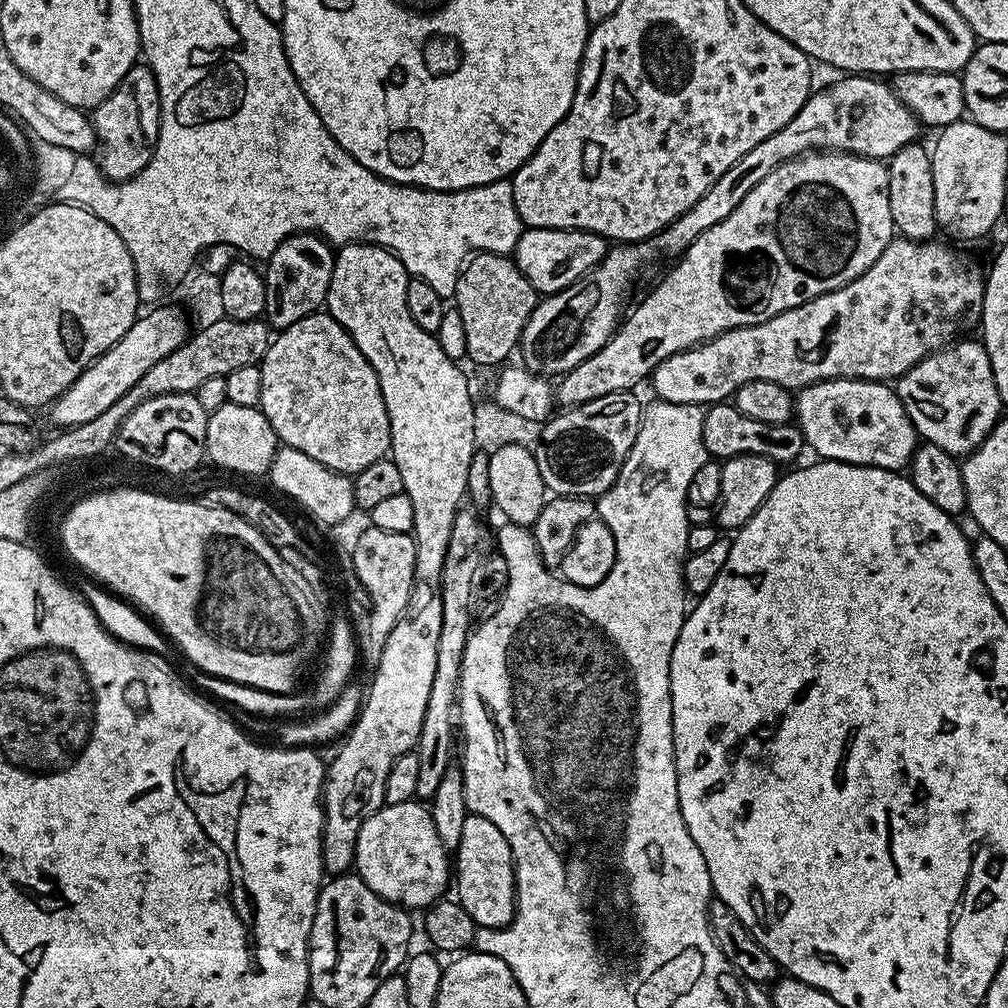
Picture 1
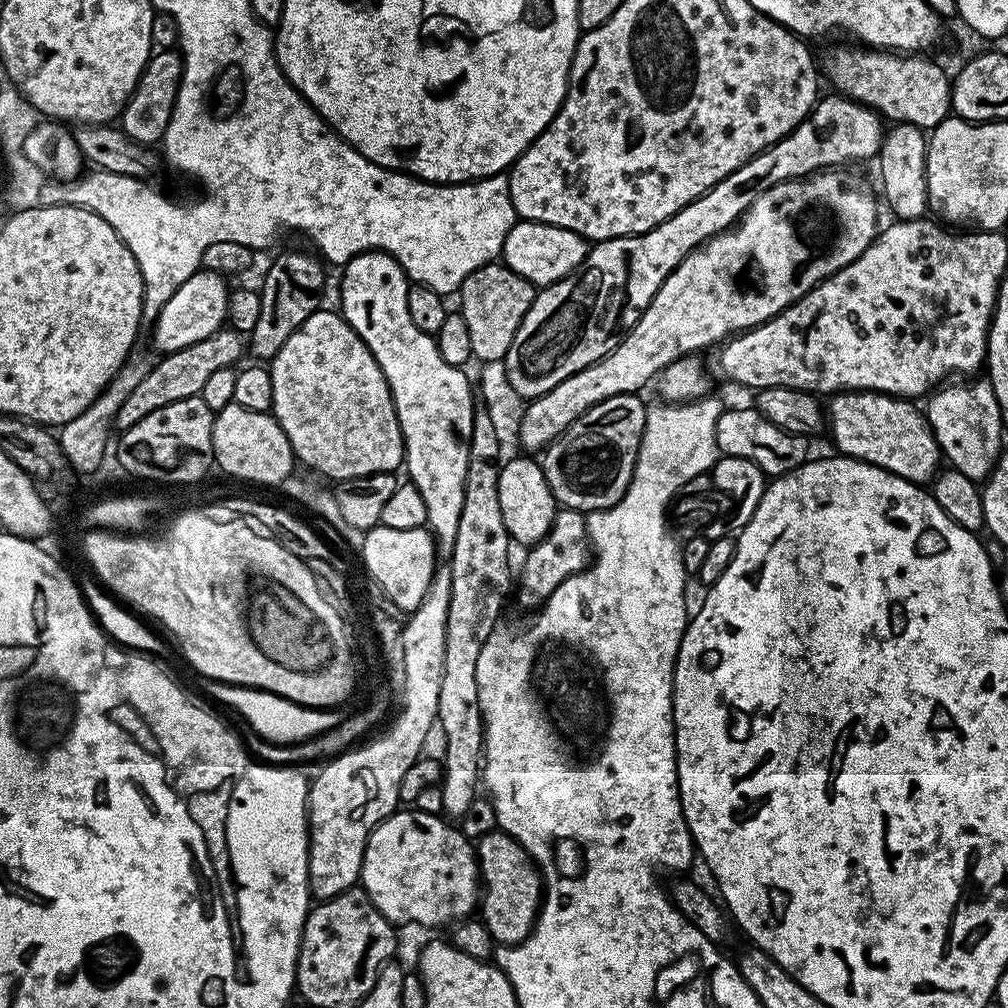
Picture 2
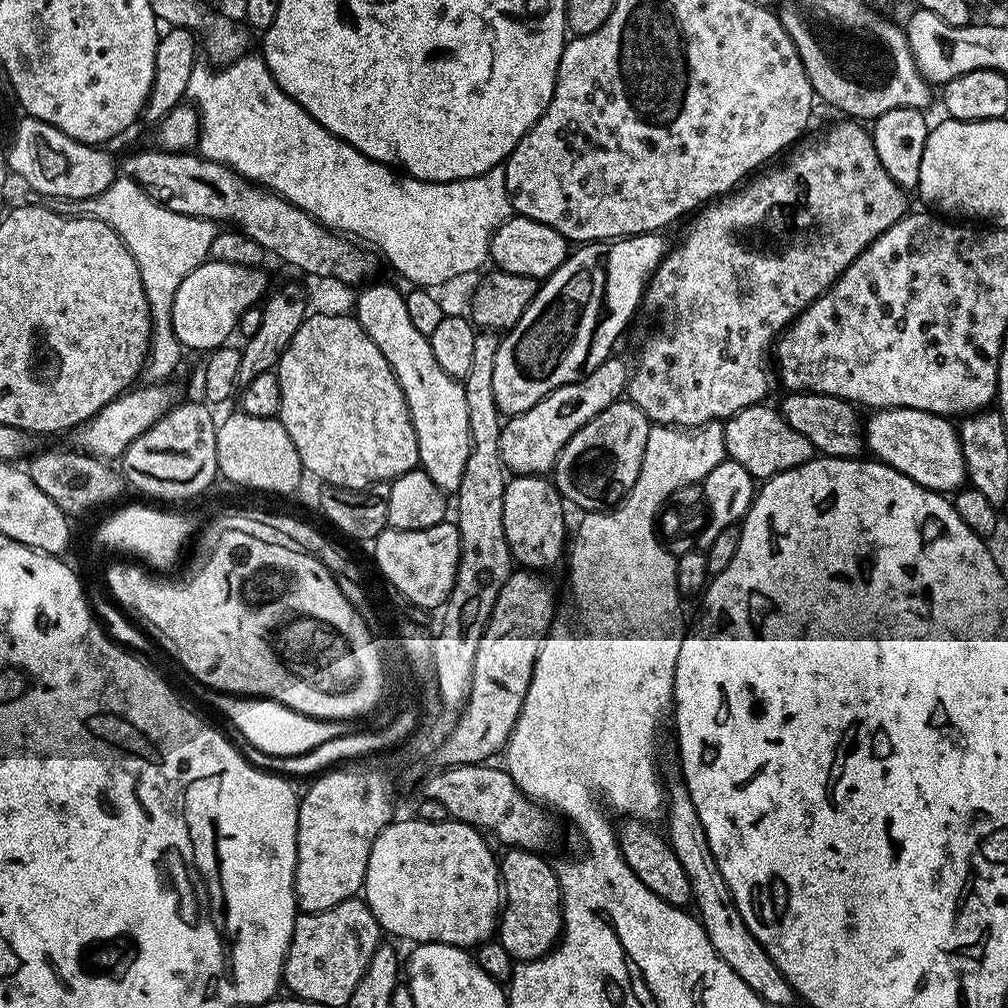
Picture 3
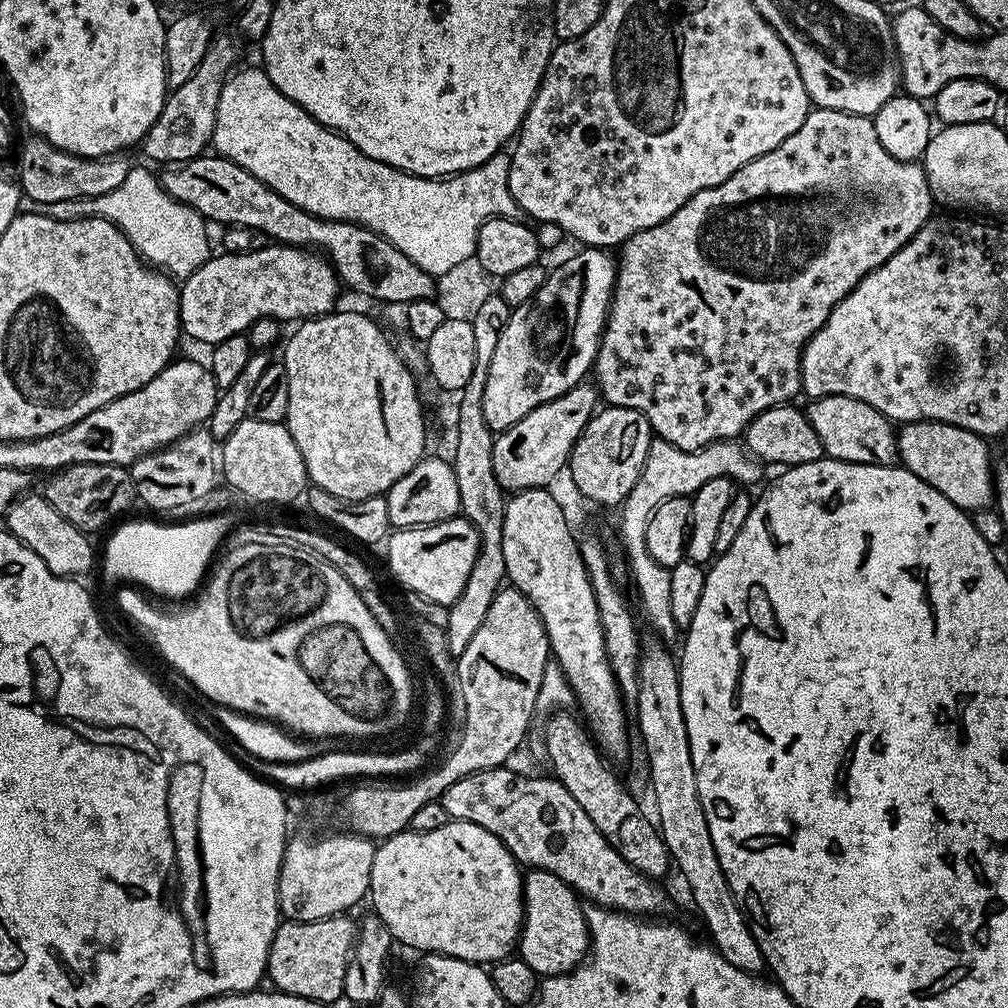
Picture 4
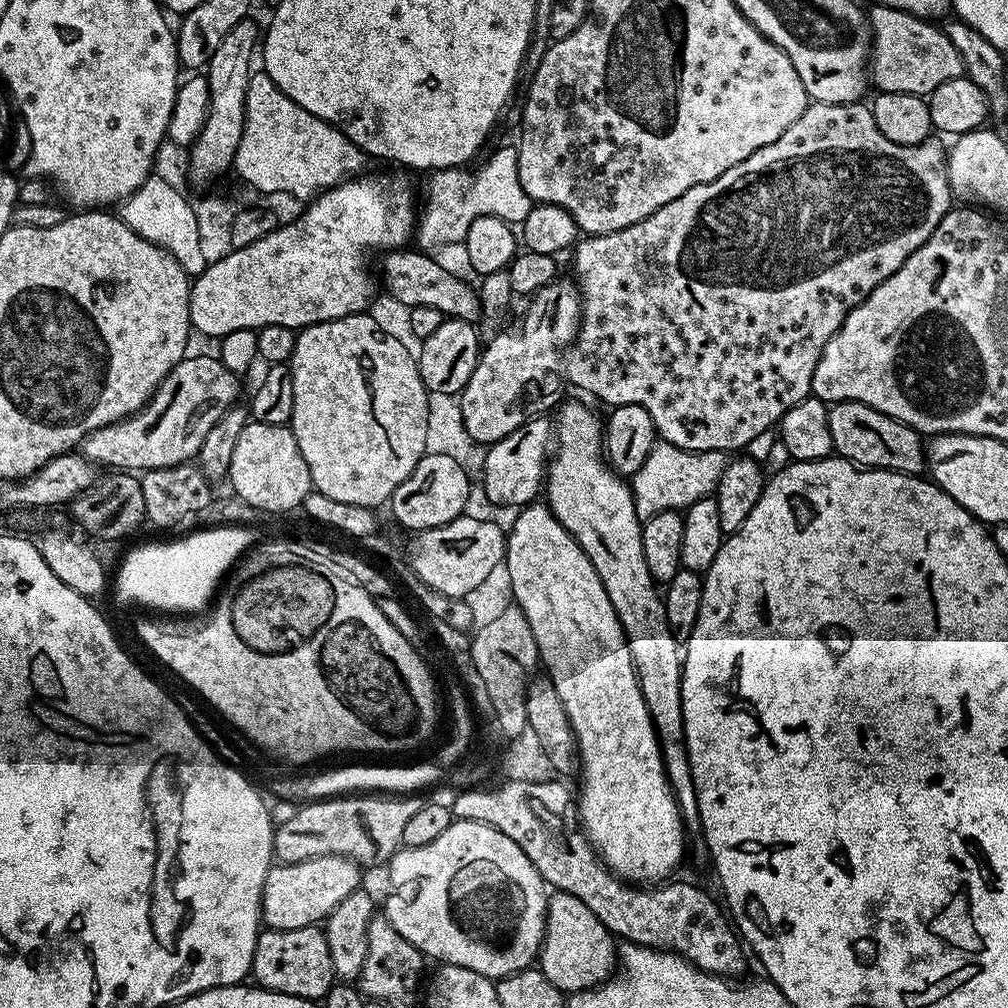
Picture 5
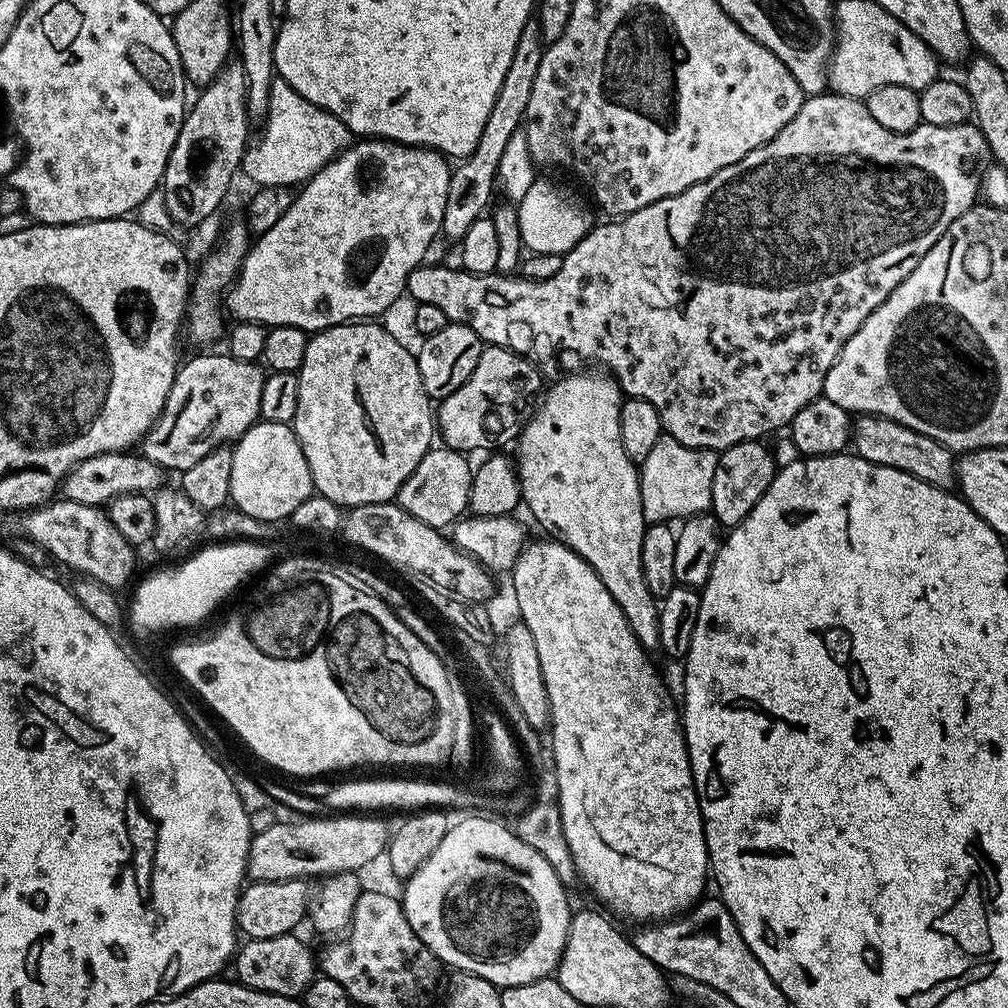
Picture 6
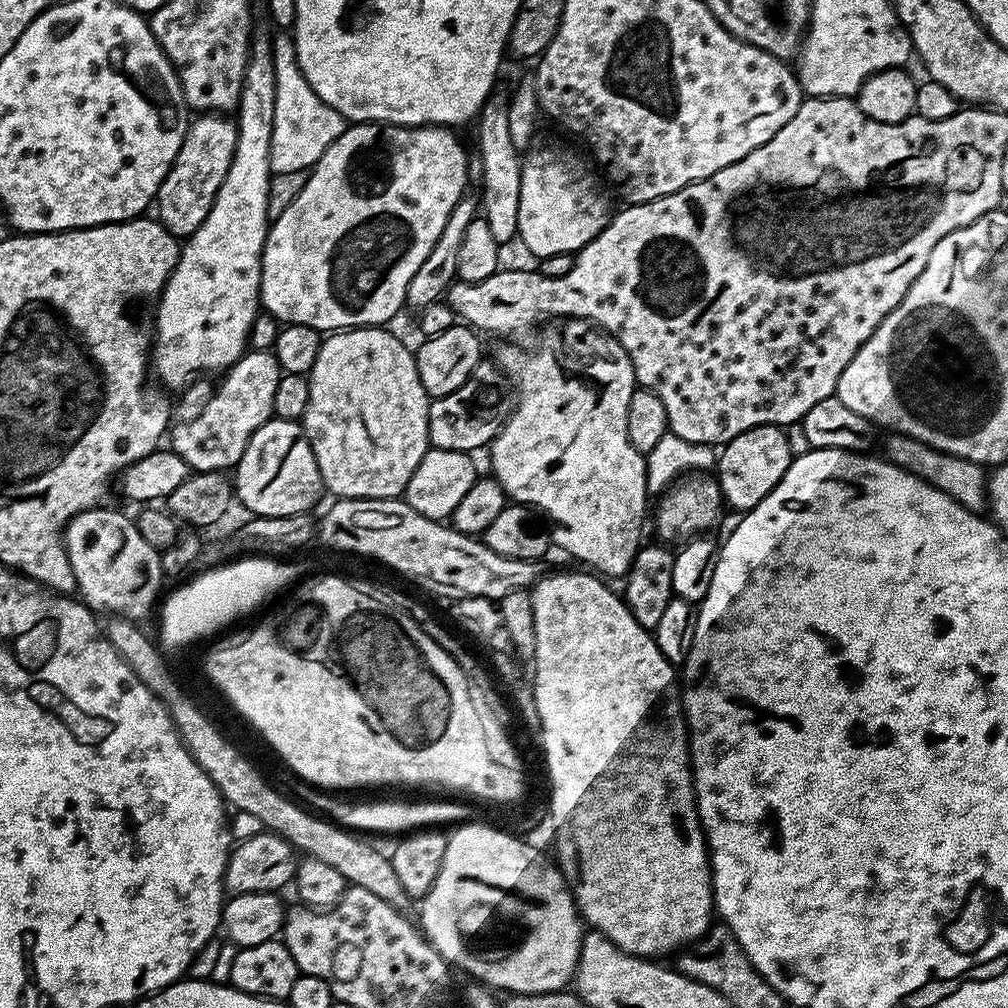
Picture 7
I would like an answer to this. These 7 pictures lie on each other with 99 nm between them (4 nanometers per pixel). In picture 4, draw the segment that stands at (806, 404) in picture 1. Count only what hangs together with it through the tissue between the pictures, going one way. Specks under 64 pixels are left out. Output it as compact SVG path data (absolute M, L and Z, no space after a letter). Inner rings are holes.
M937 420L905 423L896 437L899 463L965 510L979 510L993 503L994 459L988 453L988 444L977 432Z

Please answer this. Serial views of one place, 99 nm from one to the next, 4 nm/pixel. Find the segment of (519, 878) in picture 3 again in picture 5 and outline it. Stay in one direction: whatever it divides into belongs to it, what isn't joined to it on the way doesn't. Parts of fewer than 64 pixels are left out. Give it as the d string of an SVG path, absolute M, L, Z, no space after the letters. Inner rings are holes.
M553 891L548 898L548 921L544 927L538 967L560 992L584 992L587 988L597 988L615 973L618 944L612 933L598 922L598 917L579 898L574 898L574 894Z

